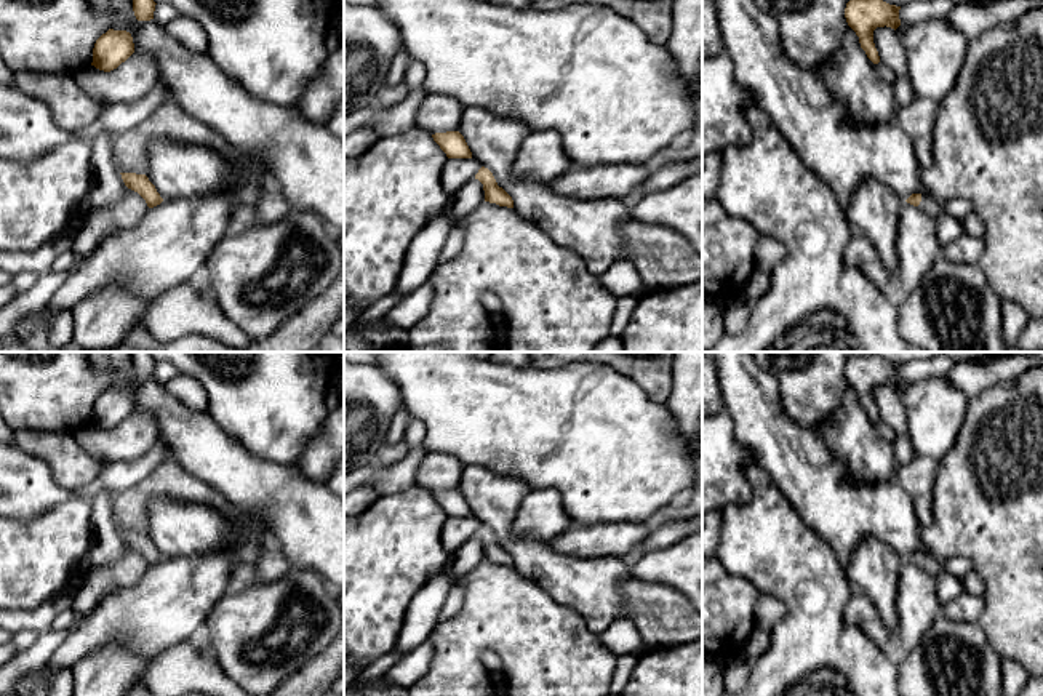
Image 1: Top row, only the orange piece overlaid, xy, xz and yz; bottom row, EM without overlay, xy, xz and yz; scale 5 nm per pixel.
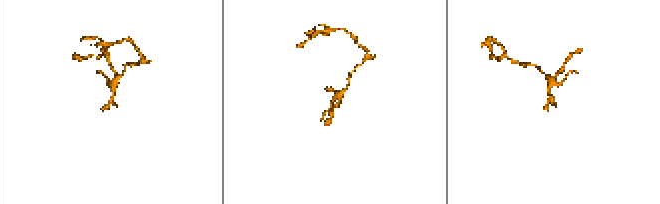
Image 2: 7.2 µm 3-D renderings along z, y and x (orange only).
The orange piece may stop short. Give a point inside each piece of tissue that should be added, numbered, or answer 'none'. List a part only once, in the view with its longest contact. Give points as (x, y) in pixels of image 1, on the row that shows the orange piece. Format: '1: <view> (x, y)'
1: yz (928, 205)

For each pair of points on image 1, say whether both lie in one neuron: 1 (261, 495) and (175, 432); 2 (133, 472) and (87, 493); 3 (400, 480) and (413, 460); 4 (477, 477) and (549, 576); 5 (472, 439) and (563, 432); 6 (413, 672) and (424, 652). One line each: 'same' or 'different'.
1: same
2: same
3: same
4: same
5: same
6: same

